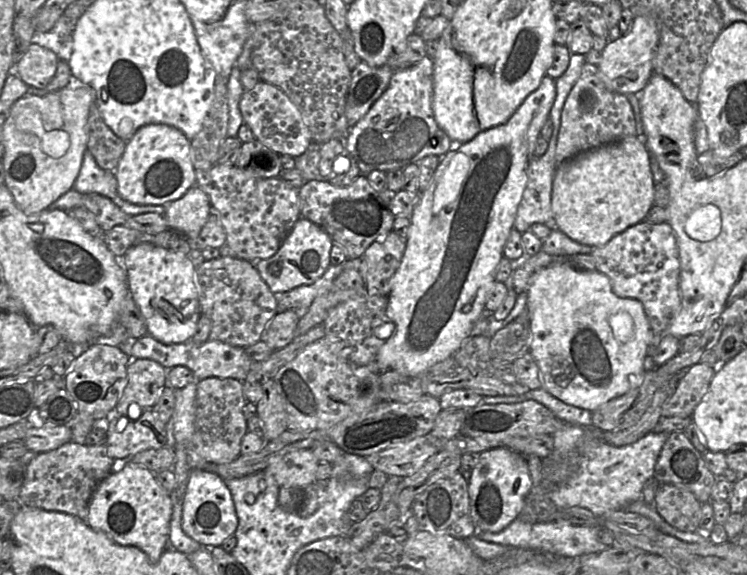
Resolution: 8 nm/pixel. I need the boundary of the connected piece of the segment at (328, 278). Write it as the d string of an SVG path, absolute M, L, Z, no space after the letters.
M343 264L330 265L325 273L313 284L301 285L292 290L274 293L277 300L277 311L293 309L301 316L309 308L313 300L321 295L342 272Z

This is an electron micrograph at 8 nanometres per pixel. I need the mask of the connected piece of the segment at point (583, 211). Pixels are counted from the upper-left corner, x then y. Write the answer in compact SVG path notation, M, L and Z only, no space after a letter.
M627 137L582 152L557 166L551 198L554 228L580 244L592 248L601 247L627 228L644 221L654 205L654 185L650 168L650 151L641 137Z

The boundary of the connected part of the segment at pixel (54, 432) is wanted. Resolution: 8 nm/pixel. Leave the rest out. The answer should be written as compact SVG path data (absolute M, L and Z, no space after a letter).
M37 424L27 430L22 442L29 451L40 454L71 442L71 437L71 429L68 426L43 426Z

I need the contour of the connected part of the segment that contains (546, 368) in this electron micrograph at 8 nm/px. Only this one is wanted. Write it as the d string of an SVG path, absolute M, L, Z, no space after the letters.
M567 263L535 272L526 293L531 331L529 353L538 365L545 391L566 404L593 412L642 382L647 371L647 347L659 337L652 332L640 301L616 295L610 280L597 270L578 270Z

